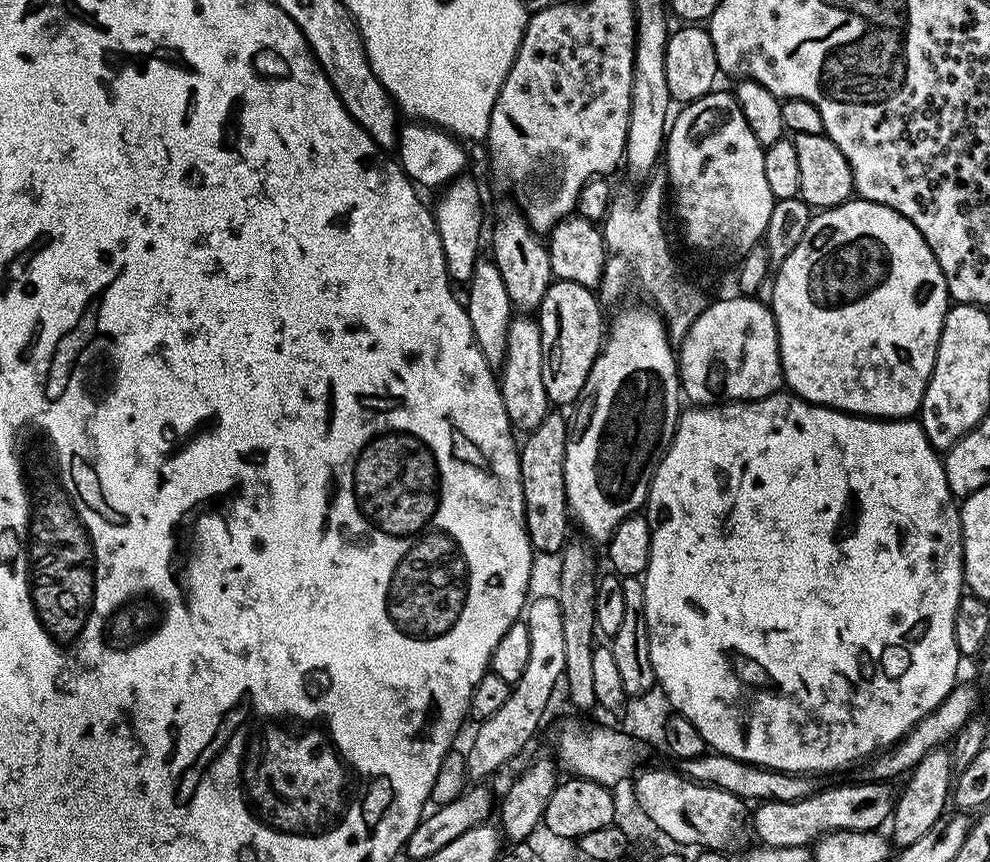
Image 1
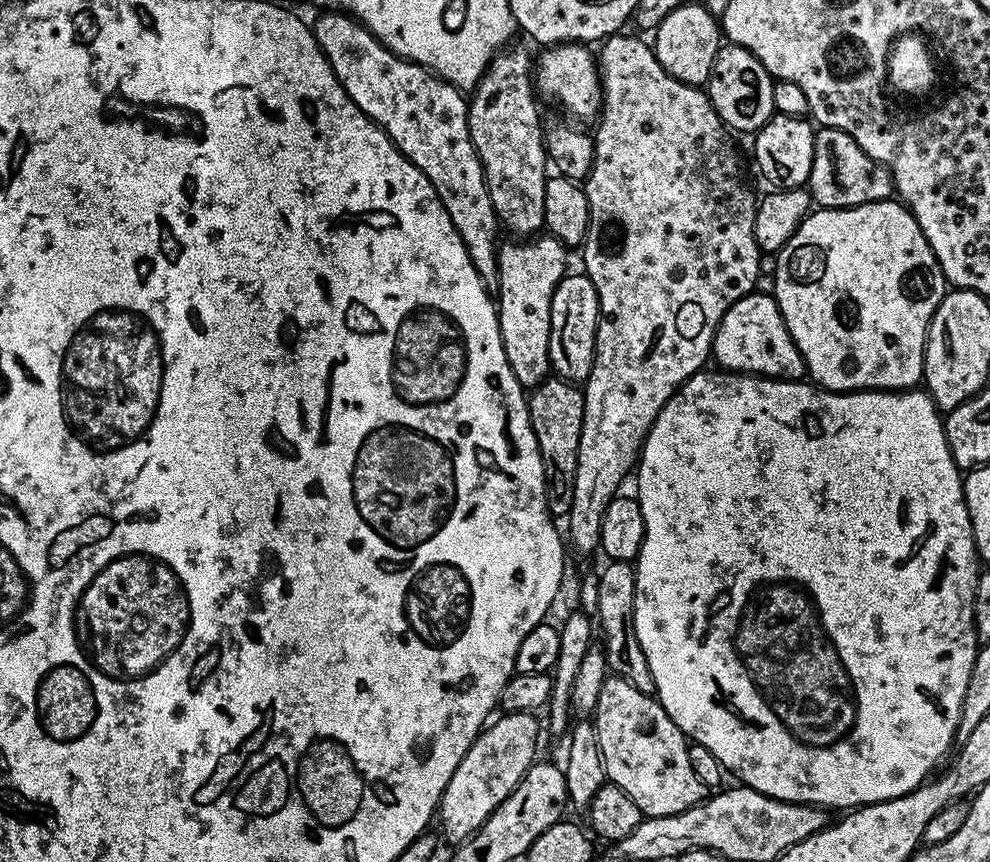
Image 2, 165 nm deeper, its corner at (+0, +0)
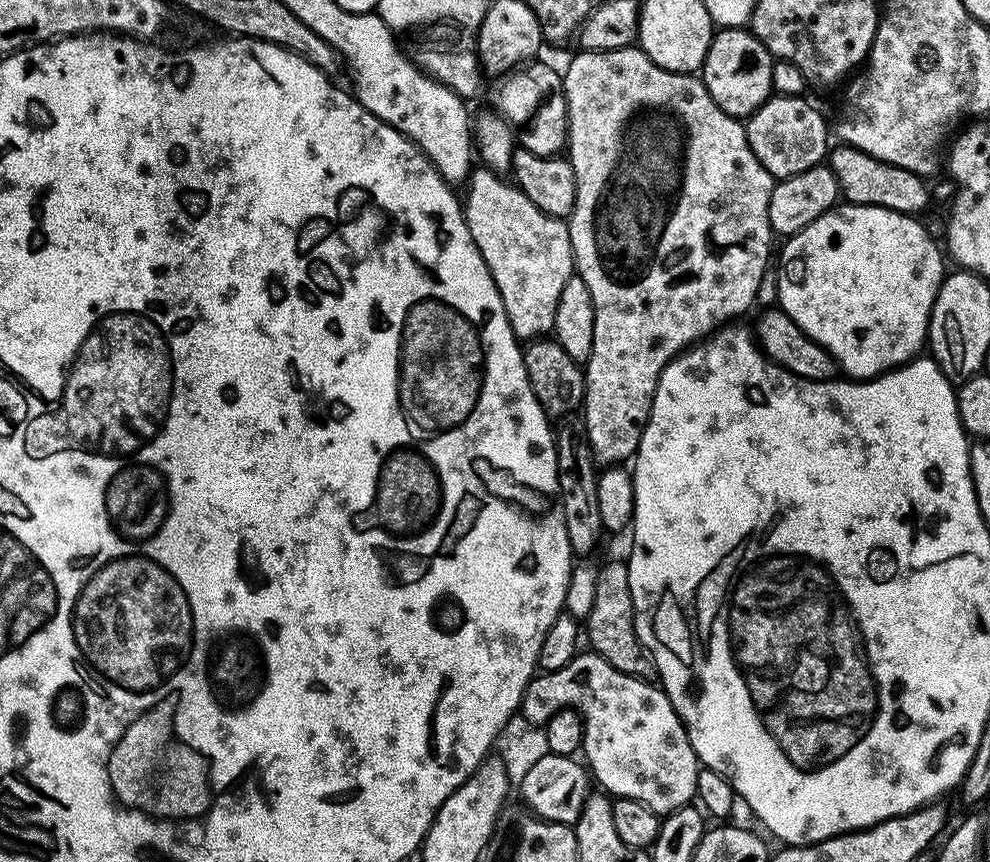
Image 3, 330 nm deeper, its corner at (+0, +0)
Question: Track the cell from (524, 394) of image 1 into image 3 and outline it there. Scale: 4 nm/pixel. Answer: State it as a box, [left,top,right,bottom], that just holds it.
[462,166,574,342]

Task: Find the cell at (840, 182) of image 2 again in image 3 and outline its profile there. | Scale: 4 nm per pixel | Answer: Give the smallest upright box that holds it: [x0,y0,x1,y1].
[830,143,928,214]

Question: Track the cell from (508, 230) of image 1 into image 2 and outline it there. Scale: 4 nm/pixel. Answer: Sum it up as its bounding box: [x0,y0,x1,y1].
[468,46,550,238]

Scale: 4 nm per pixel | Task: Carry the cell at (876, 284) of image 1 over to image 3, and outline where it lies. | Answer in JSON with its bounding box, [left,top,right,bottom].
[776,203,946,382]

